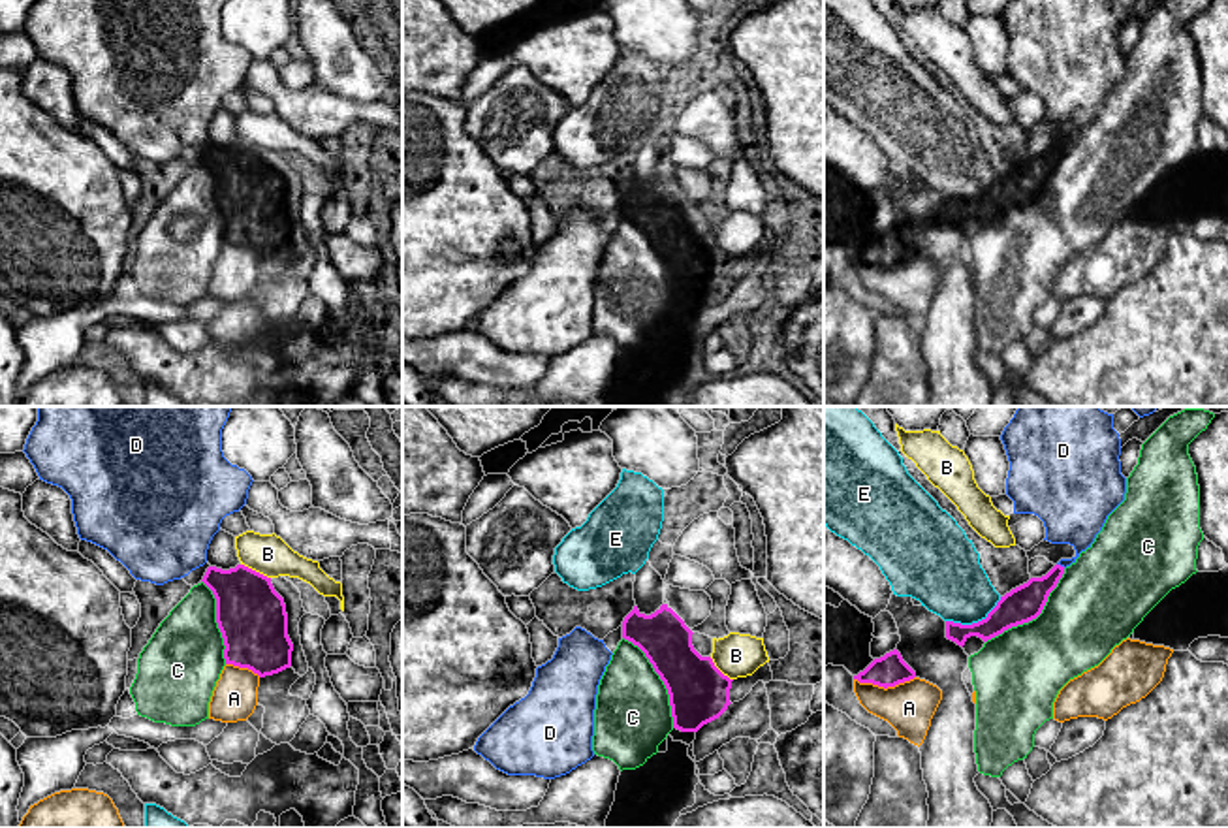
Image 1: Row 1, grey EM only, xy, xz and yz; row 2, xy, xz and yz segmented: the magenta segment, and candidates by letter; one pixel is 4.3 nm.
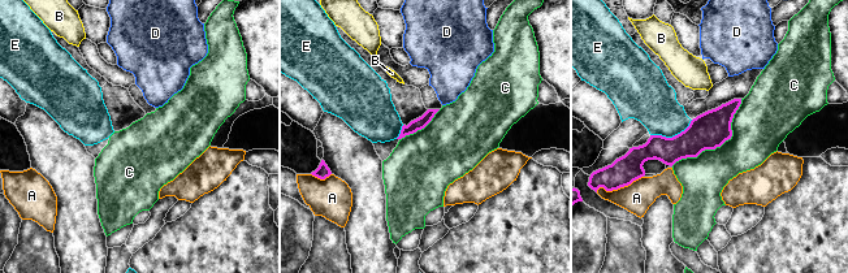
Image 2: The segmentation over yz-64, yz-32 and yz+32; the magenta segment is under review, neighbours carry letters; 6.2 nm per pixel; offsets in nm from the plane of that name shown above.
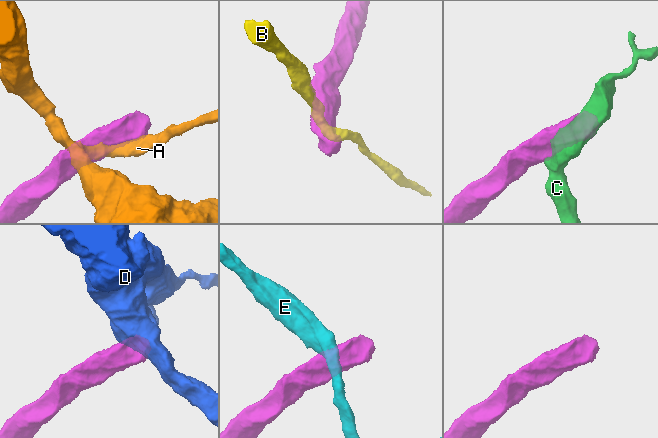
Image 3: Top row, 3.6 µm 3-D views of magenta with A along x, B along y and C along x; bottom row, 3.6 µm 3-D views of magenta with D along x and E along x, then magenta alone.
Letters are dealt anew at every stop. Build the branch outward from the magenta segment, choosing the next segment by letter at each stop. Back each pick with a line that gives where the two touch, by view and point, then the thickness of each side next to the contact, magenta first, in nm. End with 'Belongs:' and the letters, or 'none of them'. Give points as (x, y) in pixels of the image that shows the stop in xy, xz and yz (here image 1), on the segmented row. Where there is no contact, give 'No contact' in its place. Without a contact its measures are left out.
Belongs: none of them

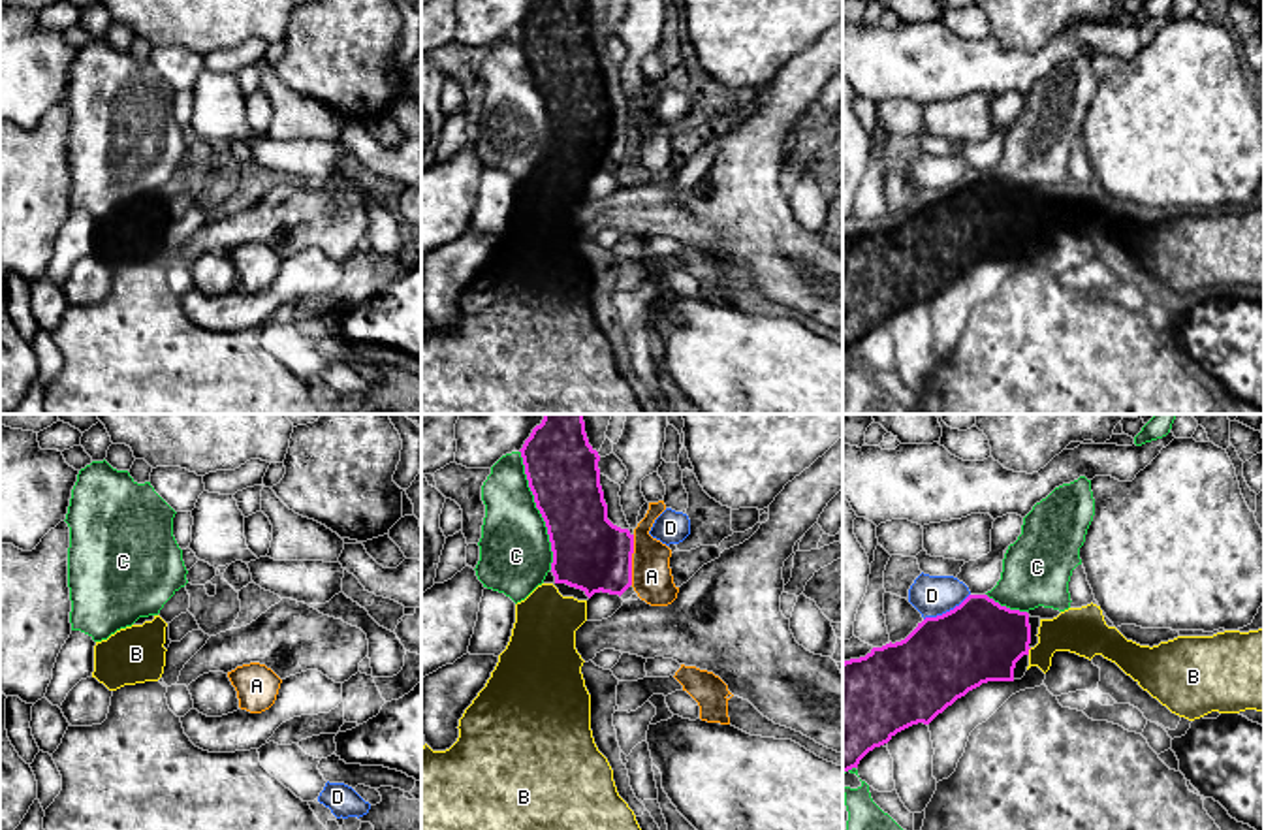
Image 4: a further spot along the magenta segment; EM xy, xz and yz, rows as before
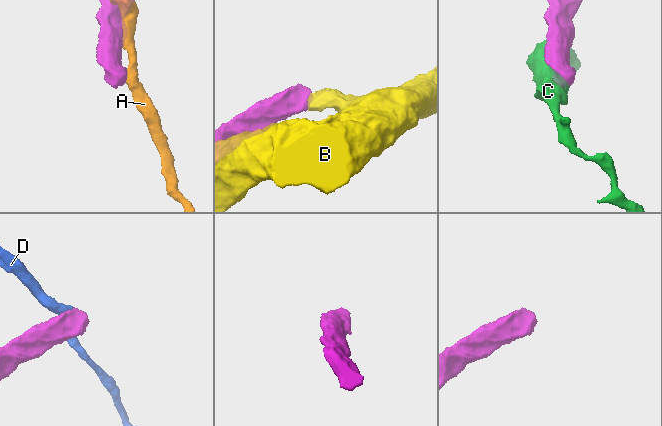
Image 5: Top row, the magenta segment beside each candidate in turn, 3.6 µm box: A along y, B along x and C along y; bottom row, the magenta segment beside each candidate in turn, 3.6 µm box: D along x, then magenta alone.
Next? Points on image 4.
B: Touches magenta at yz (1027, 652). Thickness 360 nm (magenta) against 200 nm
Belongs: B

